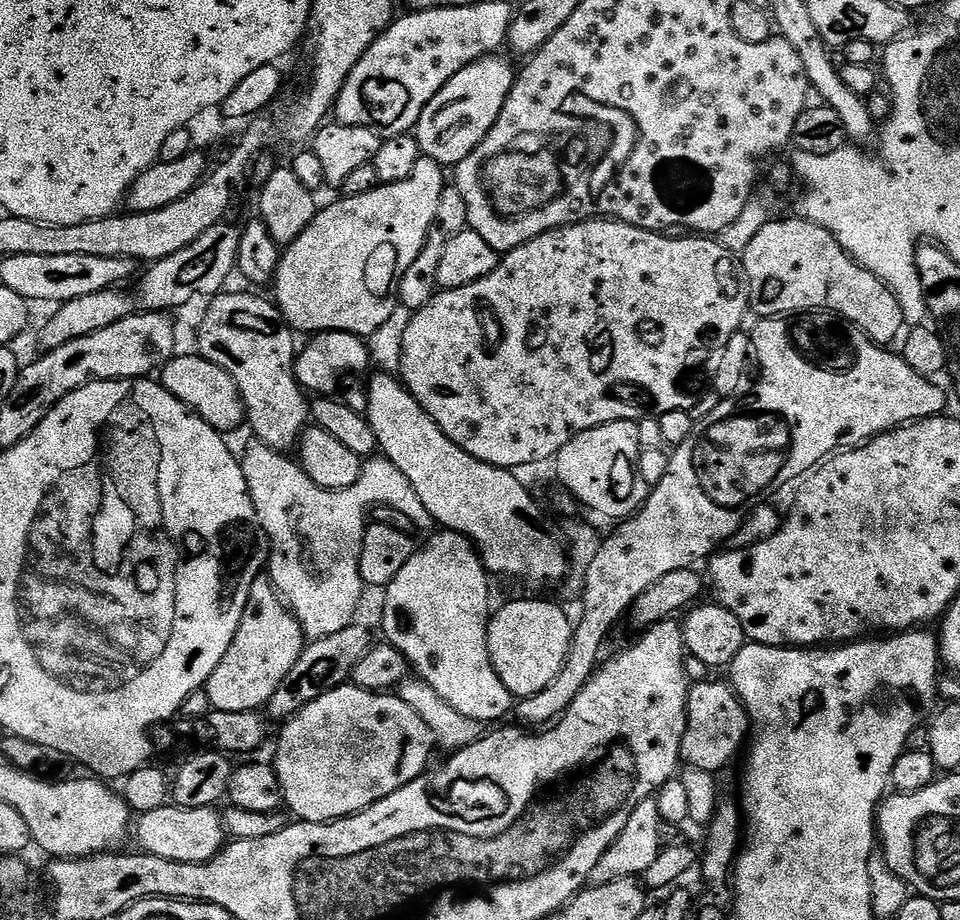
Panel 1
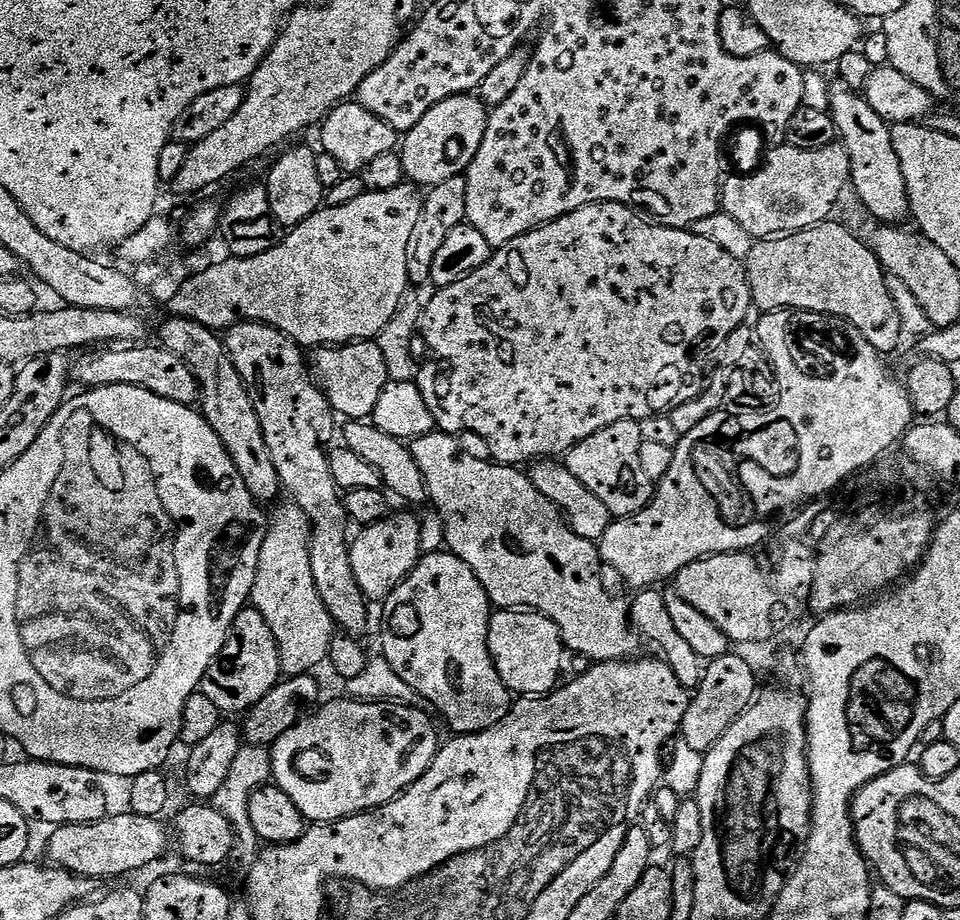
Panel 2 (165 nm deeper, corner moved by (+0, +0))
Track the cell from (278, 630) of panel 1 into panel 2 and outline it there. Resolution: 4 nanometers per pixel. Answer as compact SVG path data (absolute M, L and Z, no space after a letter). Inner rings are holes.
M245 606L234 618L232 631L228 633L228 641L224 643L224 649L220 651L220 655L216 657L213 664L206 670L202 691L206 694L206 698L210 698L210 702L214 702L214 706L220 708L221 713L241 712L241 714L244 714L255 708L256 703L259 702L275 684L279 684L281 679L282 671L279 644L262 613L260 613L256 607Z

